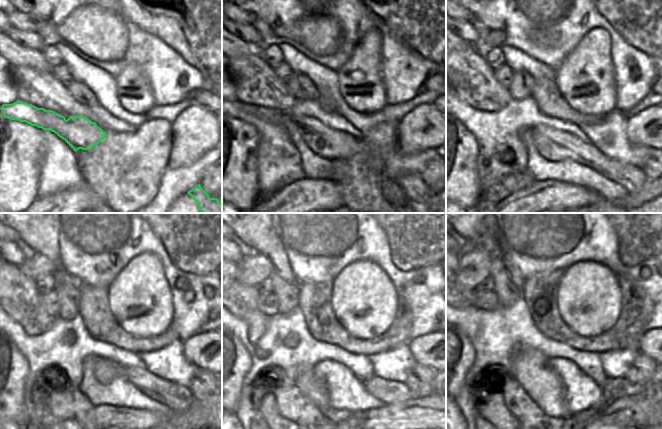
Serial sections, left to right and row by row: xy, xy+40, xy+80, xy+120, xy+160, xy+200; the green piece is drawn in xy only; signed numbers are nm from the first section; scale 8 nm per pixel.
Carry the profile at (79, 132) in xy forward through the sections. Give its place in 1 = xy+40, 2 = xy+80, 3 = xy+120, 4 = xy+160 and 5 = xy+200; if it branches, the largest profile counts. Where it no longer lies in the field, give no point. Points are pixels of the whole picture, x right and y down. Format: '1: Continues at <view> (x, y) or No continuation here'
1: Continues at xy+40 (322, 149)
2: Continues at xy+80 (552, 154)
3: Continues at xy+120 (104, 381)
4: Continues at xy+160 (346, 391)
5: Continues at xy+200 (580, 393).

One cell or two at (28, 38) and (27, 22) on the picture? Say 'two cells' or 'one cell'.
two cells

